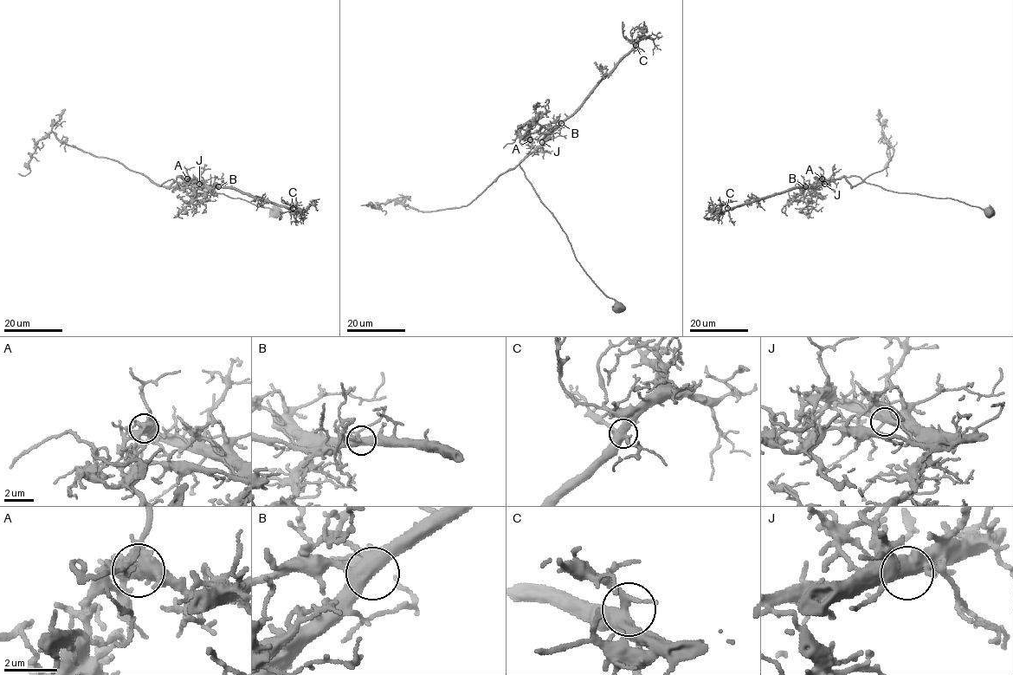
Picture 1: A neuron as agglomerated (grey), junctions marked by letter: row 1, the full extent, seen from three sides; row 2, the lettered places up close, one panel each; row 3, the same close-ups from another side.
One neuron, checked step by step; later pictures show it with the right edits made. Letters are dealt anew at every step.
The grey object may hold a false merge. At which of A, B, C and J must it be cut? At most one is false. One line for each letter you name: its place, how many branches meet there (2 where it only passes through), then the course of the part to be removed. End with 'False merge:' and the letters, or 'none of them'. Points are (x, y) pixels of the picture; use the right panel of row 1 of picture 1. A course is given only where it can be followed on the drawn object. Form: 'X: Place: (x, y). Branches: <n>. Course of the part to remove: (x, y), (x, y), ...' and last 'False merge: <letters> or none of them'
A: Place: (822, 178). Branches: 5. Course of the part to remove: (822, 178), (808, 195), (800, 198), (811, 206), (806, 213), (813, 217)
False merge: A

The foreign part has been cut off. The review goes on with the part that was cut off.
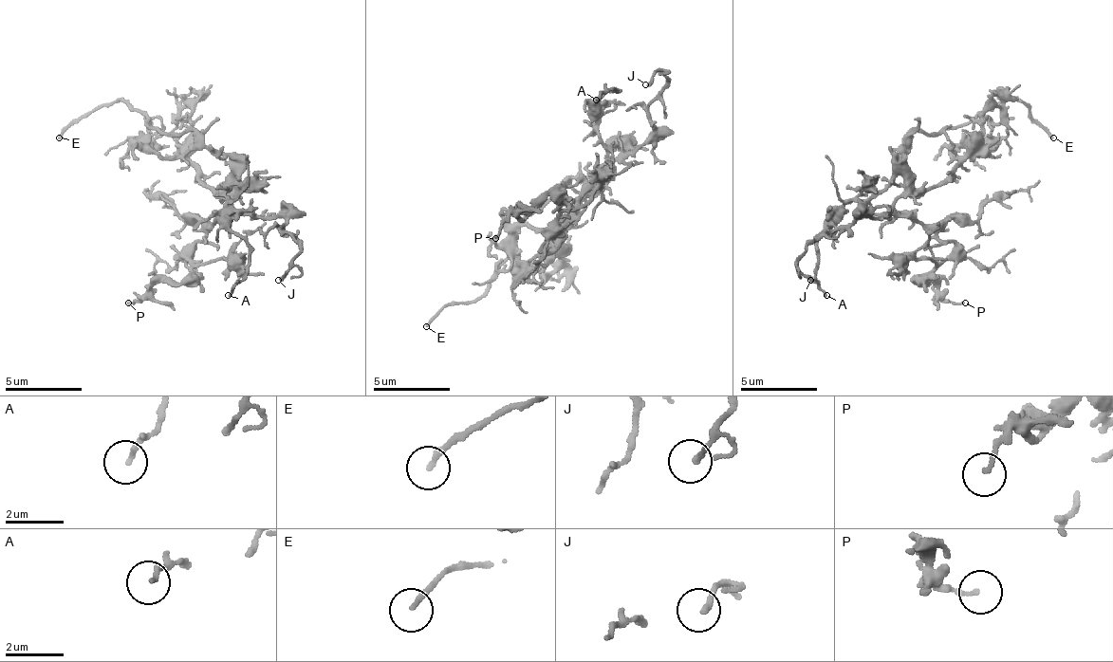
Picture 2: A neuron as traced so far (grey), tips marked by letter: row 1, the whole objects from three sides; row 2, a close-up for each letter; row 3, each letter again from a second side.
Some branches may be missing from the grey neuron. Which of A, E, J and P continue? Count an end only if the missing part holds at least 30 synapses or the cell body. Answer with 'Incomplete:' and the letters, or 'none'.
Incomplete: E

